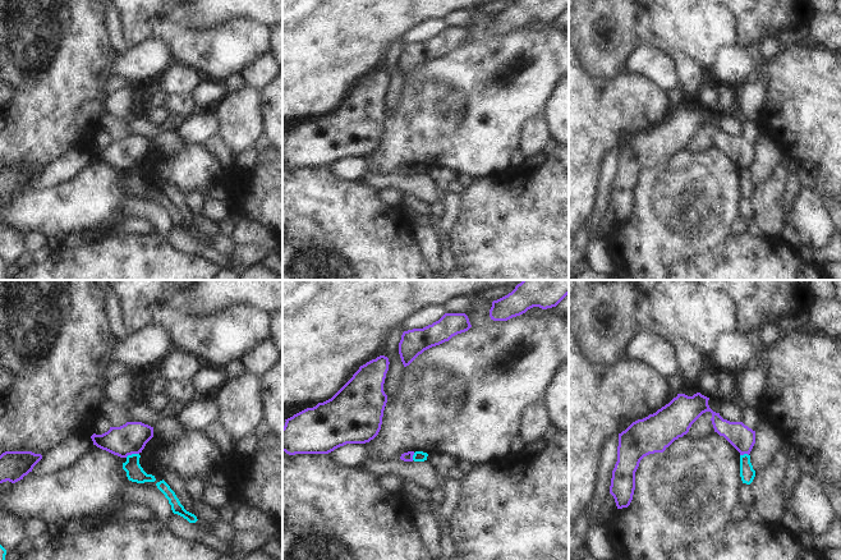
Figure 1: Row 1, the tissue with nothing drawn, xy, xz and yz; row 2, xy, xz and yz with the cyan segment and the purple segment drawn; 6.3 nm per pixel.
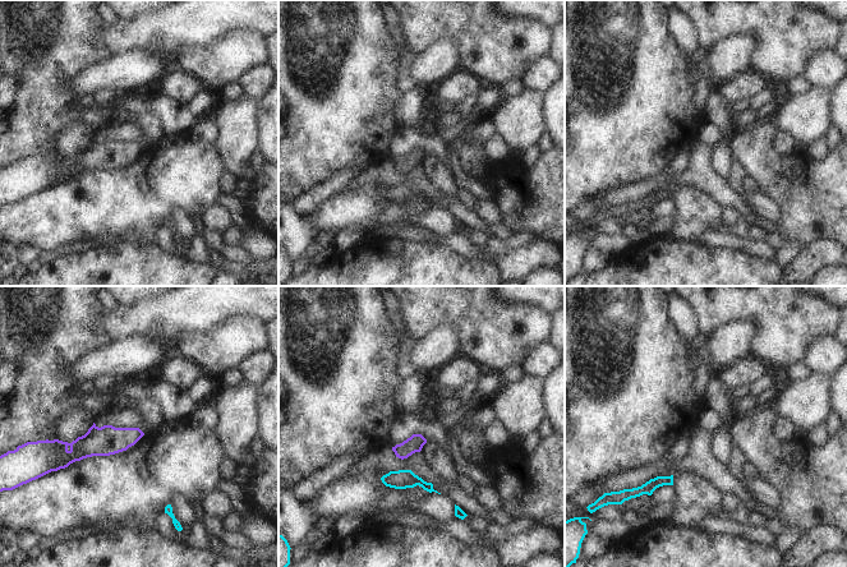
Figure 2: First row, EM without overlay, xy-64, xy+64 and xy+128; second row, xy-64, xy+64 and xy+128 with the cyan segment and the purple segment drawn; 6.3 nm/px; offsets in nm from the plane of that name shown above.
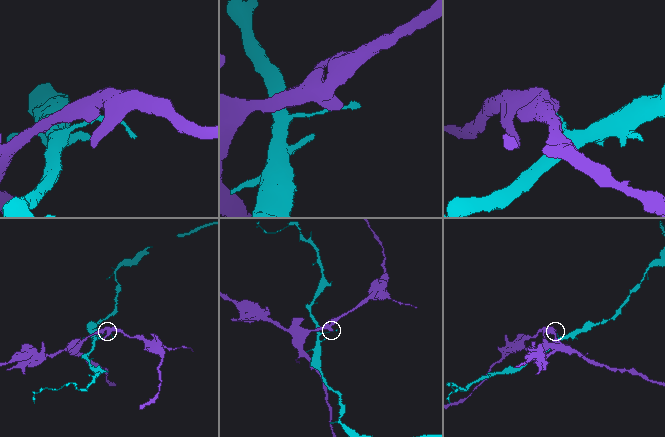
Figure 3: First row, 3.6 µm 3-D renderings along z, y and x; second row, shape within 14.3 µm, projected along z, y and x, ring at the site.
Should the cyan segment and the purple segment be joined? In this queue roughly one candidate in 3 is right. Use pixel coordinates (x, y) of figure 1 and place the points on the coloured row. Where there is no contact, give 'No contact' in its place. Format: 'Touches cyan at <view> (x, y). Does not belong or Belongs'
Touches cyan at xy (132, 454). Does not belong

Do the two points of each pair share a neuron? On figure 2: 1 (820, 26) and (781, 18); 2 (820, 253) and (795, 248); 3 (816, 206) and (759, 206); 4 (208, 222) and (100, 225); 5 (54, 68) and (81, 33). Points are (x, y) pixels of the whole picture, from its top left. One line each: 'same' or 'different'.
1: same
2: different
3: different
4: different
5: same

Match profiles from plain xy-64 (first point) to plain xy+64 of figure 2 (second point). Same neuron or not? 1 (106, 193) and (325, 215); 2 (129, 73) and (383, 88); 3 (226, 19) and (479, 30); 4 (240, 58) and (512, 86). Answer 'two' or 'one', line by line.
1: one
2: two
3: two
4: two

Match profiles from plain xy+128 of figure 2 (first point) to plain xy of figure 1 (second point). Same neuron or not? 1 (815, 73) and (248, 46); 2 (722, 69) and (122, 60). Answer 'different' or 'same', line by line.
1: different
2: same

